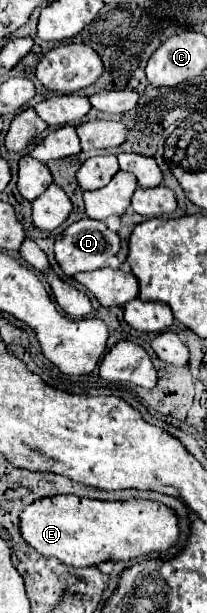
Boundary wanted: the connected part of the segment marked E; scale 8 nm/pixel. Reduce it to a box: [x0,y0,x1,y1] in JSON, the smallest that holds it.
[20,495,180,567]

